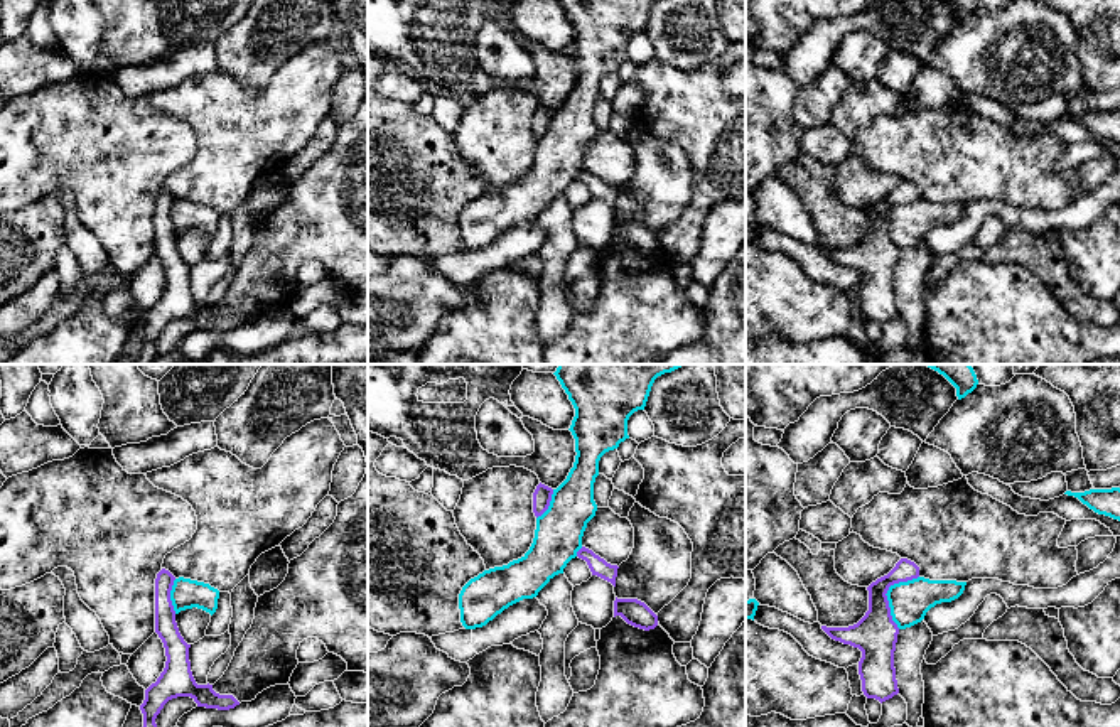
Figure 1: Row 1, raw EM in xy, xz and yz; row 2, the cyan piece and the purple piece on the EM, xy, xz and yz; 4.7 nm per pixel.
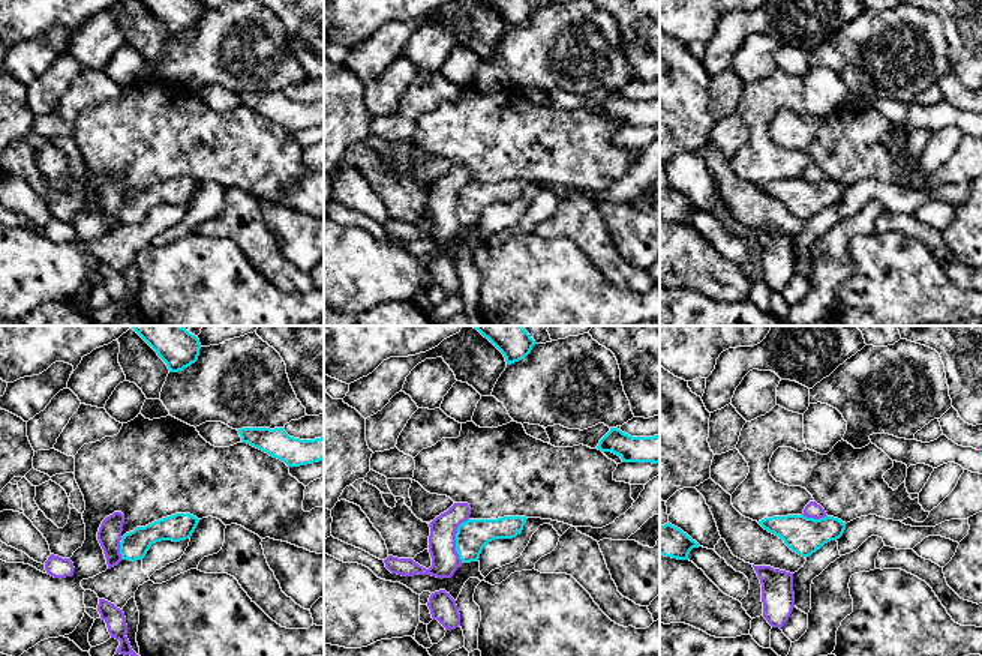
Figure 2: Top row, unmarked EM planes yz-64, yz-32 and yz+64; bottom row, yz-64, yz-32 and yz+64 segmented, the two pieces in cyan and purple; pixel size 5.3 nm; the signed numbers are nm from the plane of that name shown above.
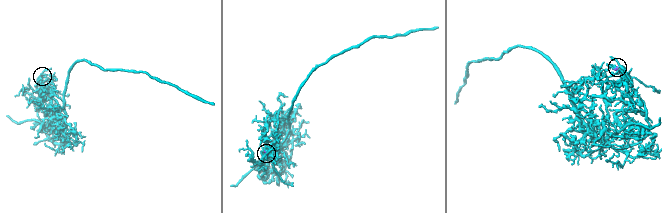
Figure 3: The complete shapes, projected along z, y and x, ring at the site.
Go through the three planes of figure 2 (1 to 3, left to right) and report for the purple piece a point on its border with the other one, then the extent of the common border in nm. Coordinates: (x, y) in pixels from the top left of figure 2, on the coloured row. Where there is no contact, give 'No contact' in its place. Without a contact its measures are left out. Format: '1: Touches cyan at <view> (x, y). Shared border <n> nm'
1: Touches cyan at yz-64 (120, 551). Shared border 100 nm
2: Touches cyan at yz-32 (456, 539). Shared border 240 nm
3: Touches cyan at yz+64 (813, 518). Shared border 140 nm

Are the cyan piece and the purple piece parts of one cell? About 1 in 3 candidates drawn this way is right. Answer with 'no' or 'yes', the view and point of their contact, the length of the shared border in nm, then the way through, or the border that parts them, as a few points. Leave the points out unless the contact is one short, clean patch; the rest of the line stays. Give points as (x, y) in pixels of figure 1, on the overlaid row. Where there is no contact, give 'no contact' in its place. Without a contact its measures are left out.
yes; meets cyan in yz at (886, 594); contact 280 nm long

